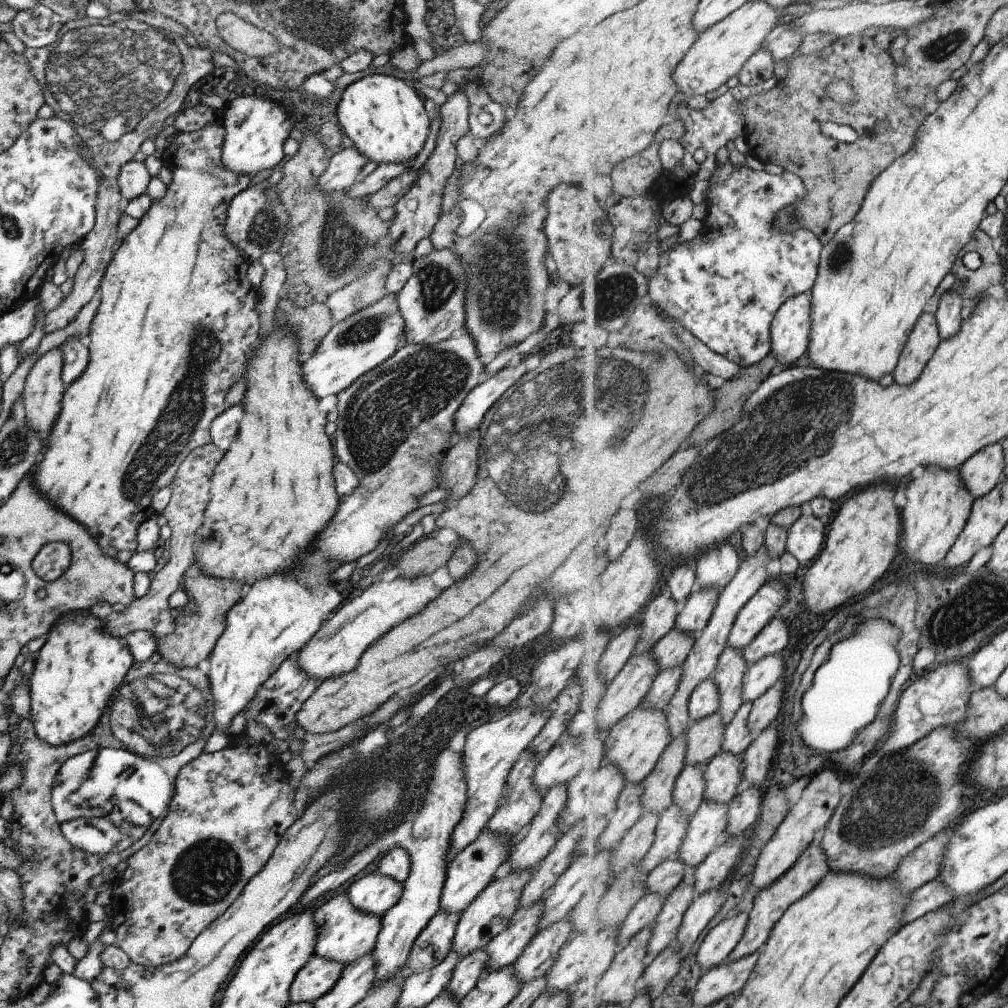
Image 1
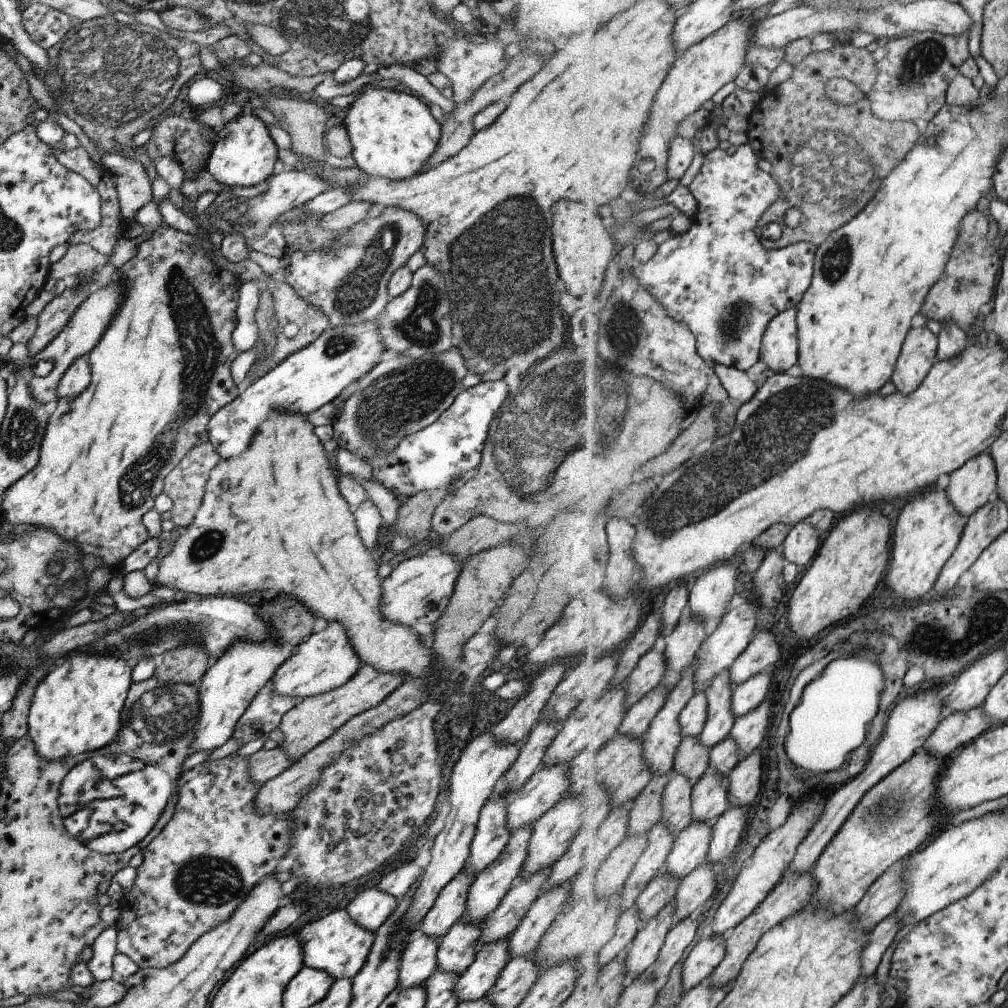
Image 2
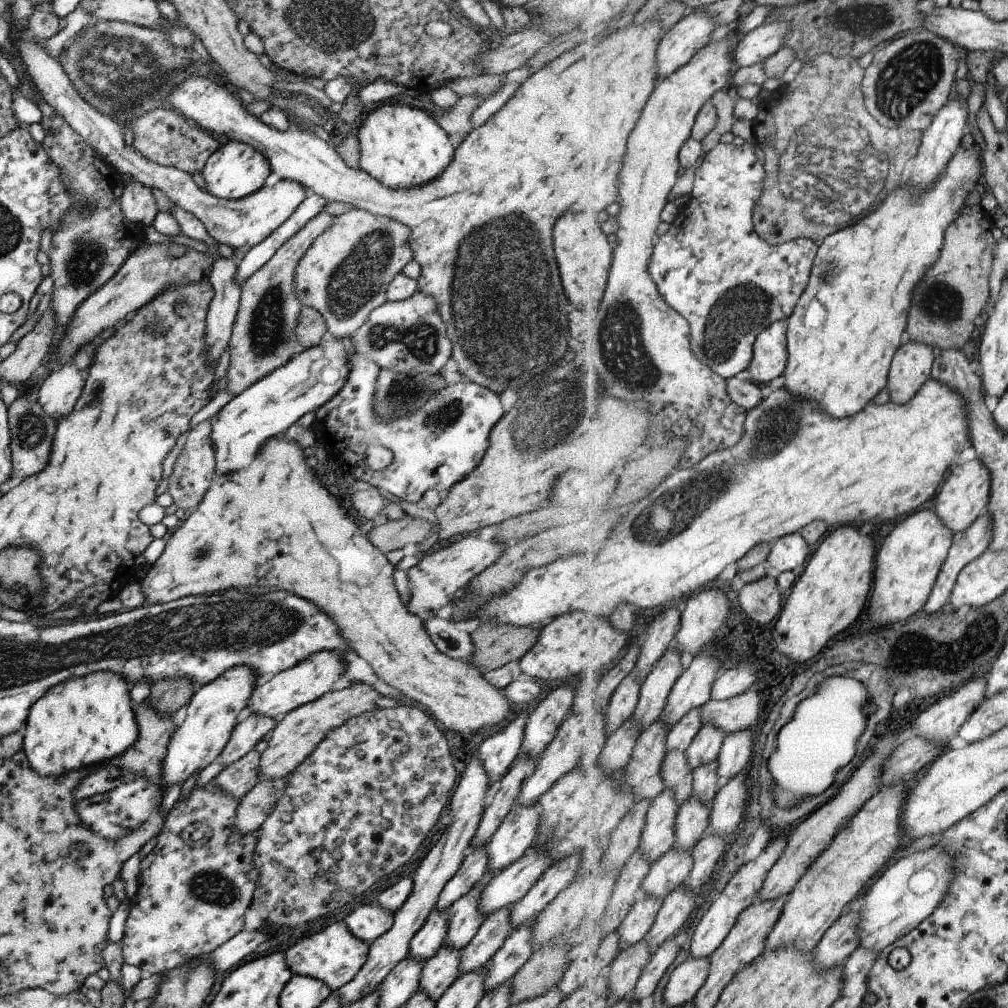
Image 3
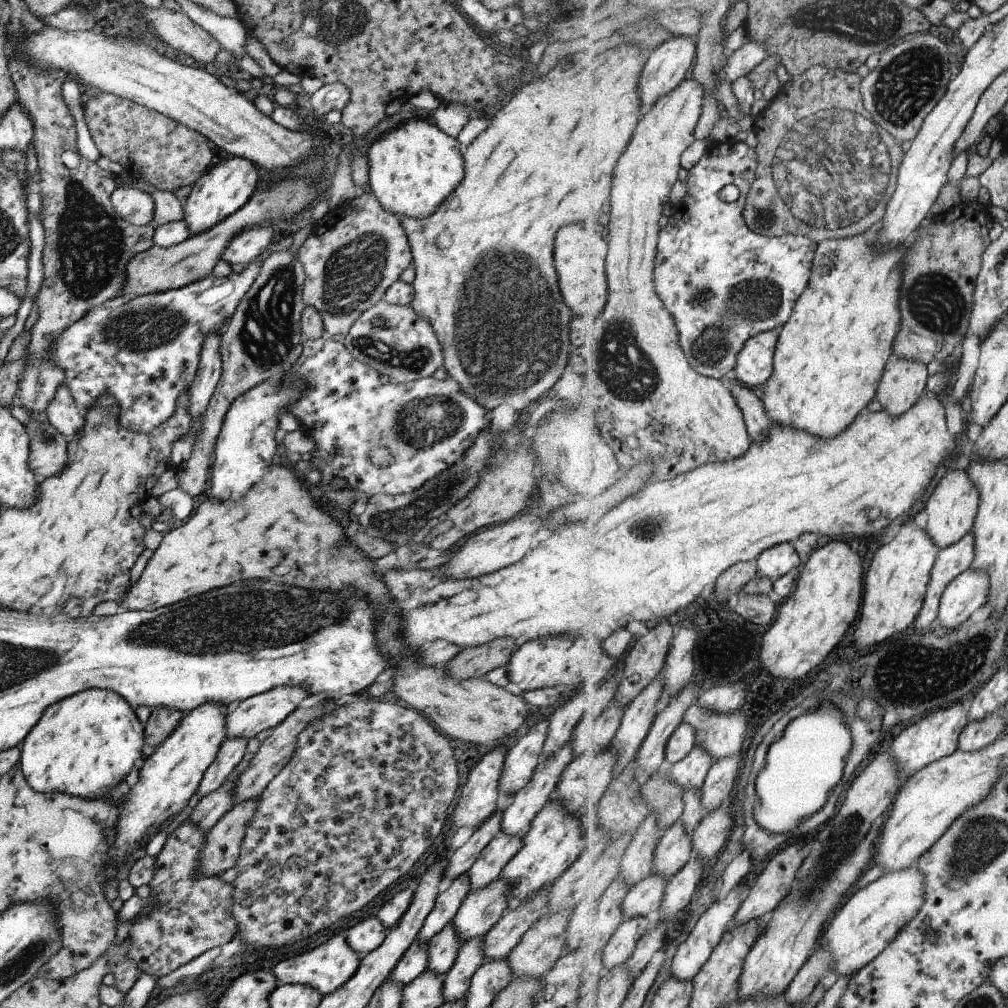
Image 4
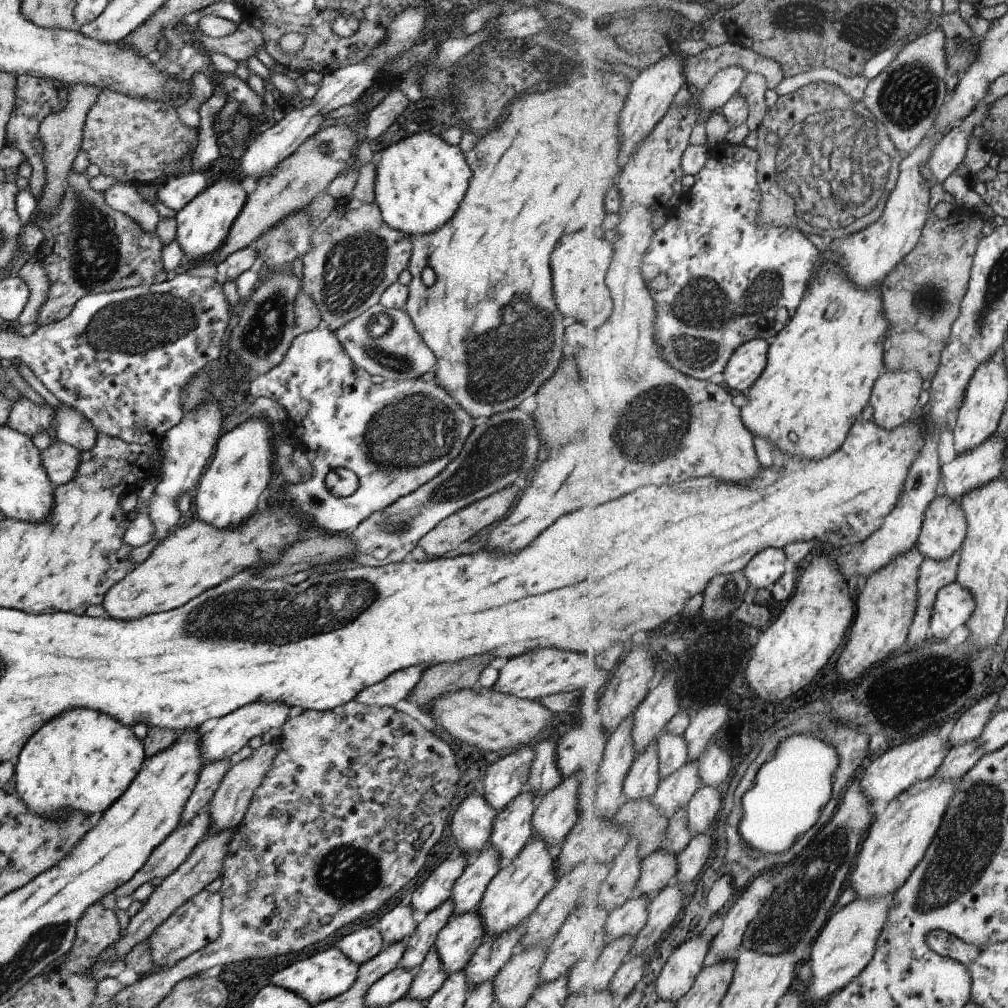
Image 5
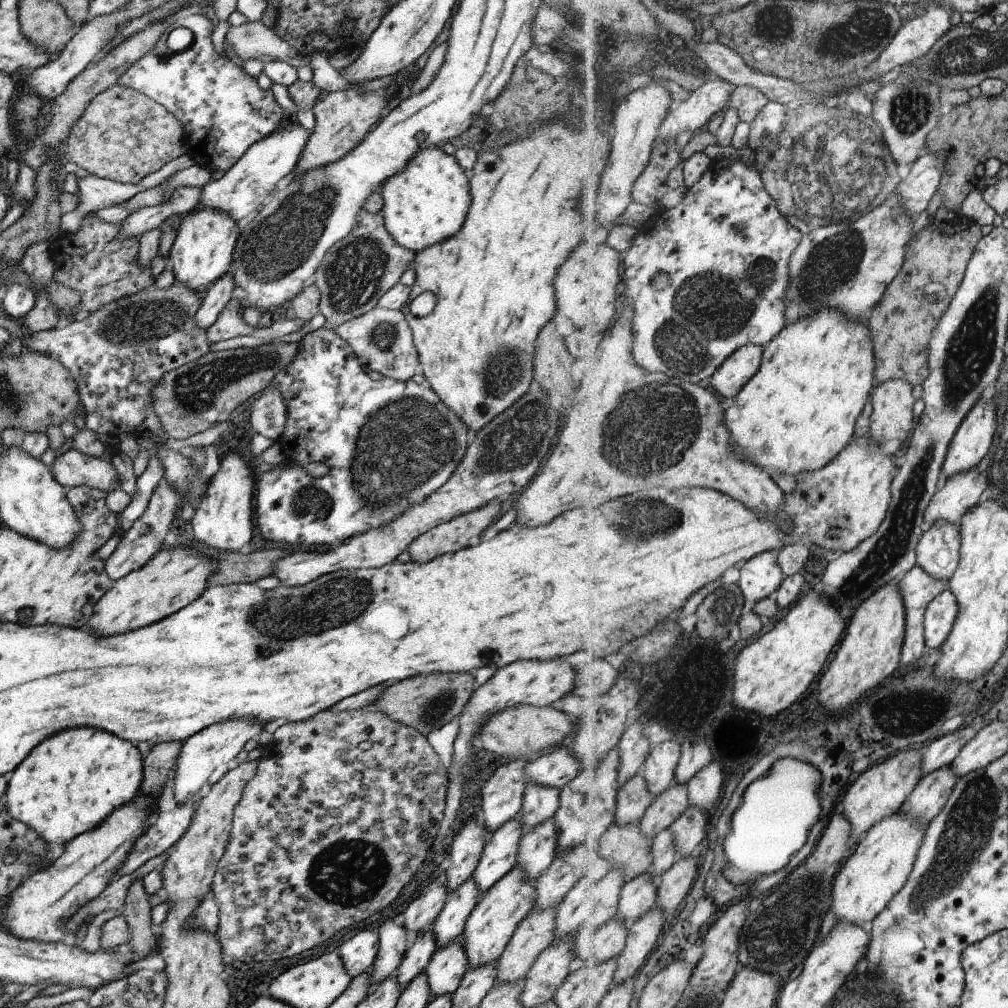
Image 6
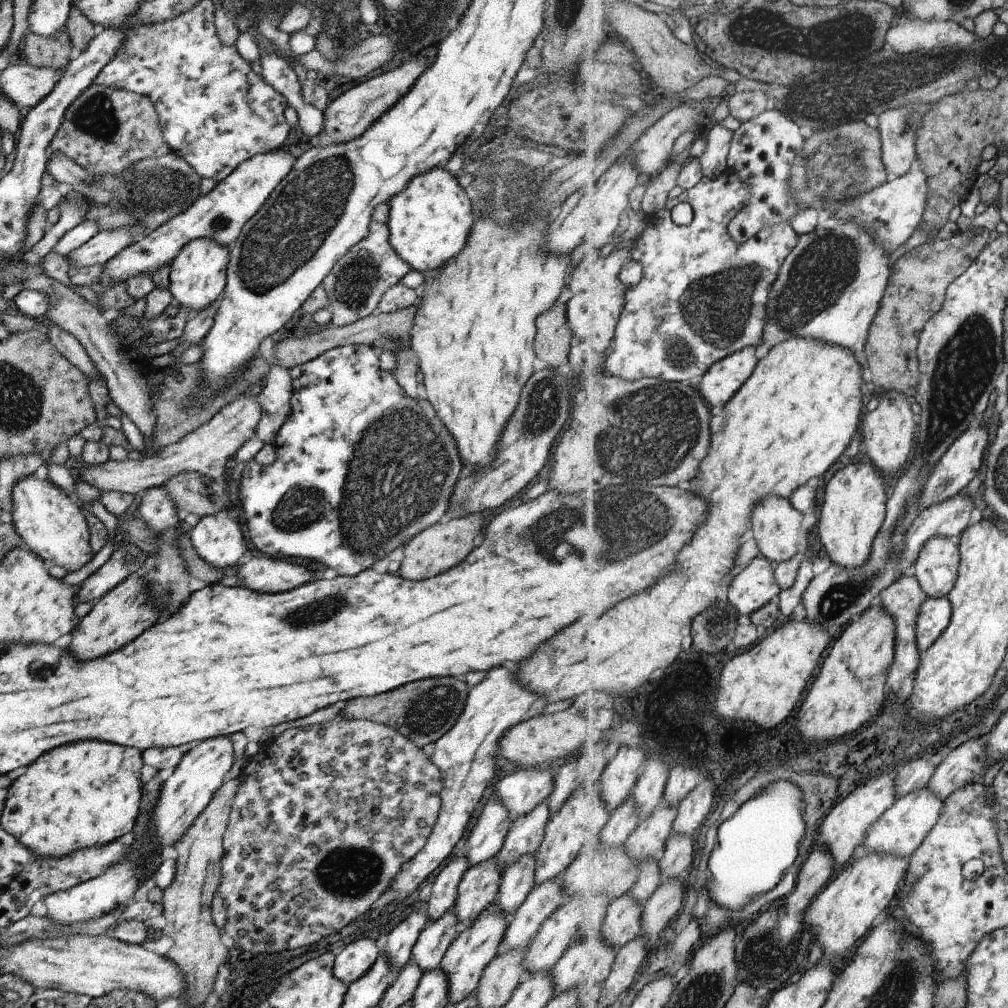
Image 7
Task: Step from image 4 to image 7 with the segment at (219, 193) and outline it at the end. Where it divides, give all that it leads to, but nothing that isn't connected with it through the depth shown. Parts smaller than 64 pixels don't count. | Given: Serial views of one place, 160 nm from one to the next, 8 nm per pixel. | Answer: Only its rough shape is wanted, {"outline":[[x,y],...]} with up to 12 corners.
{"outline":[[199,237],[170,262],[168,289],[191,313],[226,284],[225,245]]}

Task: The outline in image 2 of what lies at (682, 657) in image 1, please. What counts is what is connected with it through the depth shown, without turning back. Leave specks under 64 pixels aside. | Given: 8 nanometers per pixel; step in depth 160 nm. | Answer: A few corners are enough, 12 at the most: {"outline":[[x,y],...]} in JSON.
{"outline":[[650,650],[627,680],[628,710],[660,685],[665,652]]}

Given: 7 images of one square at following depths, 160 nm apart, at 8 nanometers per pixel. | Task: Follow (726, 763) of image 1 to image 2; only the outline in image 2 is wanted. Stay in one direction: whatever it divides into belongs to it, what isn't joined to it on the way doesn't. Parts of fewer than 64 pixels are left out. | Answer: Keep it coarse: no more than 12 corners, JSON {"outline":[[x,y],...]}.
{"outline":[[703,774],[692,788],[695,821],[712,824],[731,807],[727,776]]}

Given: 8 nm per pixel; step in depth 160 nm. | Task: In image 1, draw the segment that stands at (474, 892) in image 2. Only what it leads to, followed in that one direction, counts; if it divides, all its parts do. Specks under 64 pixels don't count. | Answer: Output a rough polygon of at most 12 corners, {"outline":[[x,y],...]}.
{"outline":[[565,783],[543,792],[539,810],[497,875],[535,868],[562,829]]}

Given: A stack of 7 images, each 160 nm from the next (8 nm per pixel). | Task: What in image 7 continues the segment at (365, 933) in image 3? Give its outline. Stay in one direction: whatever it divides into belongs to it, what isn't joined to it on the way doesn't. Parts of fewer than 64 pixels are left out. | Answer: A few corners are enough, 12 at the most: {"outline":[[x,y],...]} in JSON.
{"outline":[[357,938],[334,956],[331,972],[348,986],[379,954],[375,940]]}

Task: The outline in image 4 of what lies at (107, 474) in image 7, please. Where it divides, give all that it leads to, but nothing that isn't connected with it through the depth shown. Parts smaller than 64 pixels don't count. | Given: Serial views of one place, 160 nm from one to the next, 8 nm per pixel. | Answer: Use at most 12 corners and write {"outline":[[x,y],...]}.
{"outline":[[30,414],[27,464],[35,478],[55,476],[66,463],[67,439]]}

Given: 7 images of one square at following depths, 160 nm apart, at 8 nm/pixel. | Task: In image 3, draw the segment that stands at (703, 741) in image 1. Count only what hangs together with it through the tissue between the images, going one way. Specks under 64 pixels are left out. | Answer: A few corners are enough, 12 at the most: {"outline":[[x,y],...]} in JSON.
{"outline":[[686,751],[667,753],[659,792],[673,789],[681,805],[694,794]]}

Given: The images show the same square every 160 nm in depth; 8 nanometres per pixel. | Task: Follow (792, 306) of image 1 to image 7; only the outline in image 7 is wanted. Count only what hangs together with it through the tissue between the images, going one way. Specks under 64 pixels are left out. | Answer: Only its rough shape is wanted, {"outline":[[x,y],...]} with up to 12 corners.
{"outline":[[756,347],[716,362],[695,385],[724,407],[759,363]]}

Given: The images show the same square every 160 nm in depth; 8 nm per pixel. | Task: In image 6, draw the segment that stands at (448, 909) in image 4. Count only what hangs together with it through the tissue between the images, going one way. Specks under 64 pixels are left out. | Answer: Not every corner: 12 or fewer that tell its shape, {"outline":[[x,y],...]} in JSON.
{"outline":[[431,928],[419,931],[394,974],[400,990],[425,970],[436,949]]}

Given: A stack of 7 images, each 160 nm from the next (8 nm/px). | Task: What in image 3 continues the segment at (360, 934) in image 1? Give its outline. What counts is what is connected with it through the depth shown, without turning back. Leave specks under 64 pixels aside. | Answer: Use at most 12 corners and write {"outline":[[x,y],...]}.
{"outline":[[344,919],[284,952],[292,975],[331,991],[359,972],[369,944]]}

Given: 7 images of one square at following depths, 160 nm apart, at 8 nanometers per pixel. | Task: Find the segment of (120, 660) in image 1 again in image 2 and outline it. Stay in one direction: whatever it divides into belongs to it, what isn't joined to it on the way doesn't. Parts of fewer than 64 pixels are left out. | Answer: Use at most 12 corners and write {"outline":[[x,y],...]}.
{"outline":[[73,651],[37,683],[38,755],[102,752],[130,666]]}

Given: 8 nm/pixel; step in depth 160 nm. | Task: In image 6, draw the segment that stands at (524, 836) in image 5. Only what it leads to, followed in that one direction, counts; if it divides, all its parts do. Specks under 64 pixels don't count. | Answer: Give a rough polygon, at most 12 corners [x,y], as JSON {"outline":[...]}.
{"outline":[[519,815],[488,834],[472,876],[481,896],[516,864]]}

